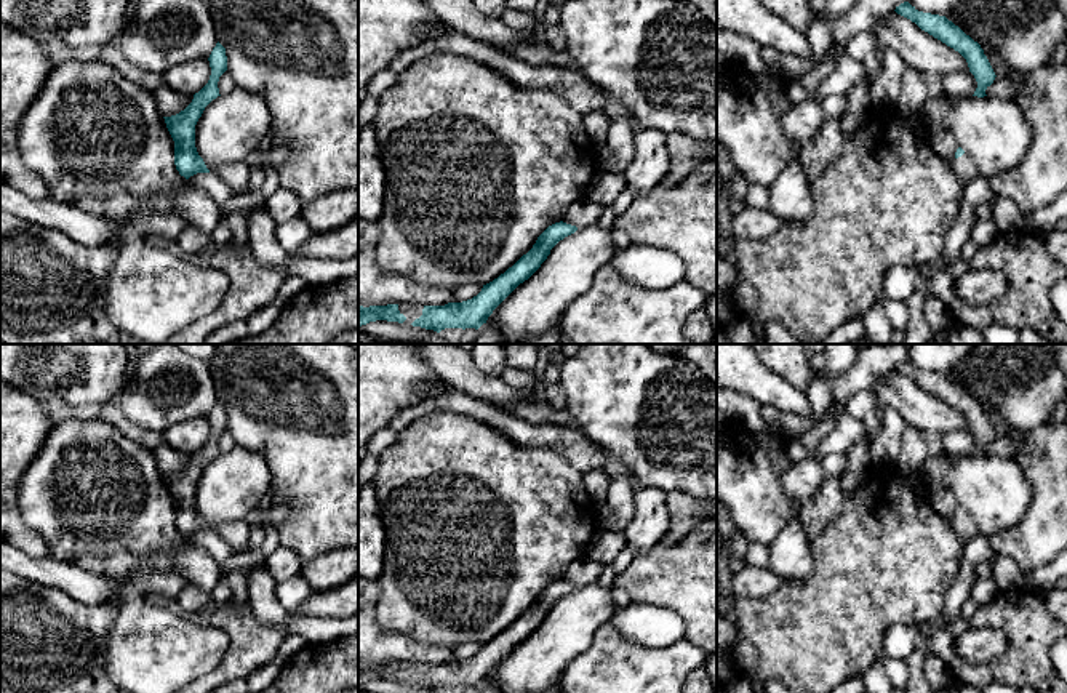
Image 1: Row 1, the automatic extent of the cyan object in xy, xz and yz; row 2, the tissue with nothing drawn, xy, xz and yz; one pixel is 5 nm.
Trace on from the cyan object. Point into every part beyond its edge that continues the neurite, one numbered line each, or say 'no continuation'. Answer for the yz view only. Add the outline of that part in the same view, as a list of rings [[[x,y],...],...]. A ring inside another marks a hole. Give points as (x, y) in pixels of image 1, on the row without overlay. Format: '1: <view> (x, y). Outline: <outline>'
1: yz (963, 525). Outline: [[[965,511],[961,515],[952,519],[953,530],[960,536],[961,543],[966,546],[979,531],[977,525],[971,515]]]

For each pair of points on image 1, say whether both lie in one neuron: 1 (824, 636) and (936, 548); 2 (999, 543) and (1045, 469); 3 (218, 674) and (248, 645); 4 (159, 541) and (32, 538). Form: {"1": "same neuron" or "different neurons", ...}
{"1": "same neuron", "2": "same neuron", "3": "same neuron", "4": "different neurons"}

